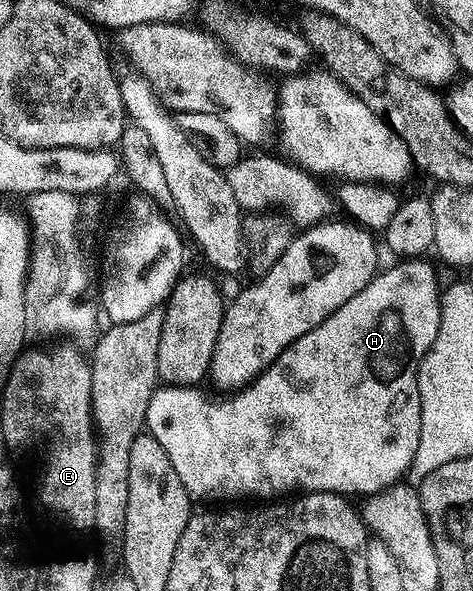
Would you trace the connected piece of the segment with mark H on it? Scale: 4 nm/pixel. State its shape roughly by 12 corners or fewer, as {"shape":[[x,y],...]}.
{"shape":[[399,261],[220,403],[156,386],[192,500],[411,470],[436,268]]}

